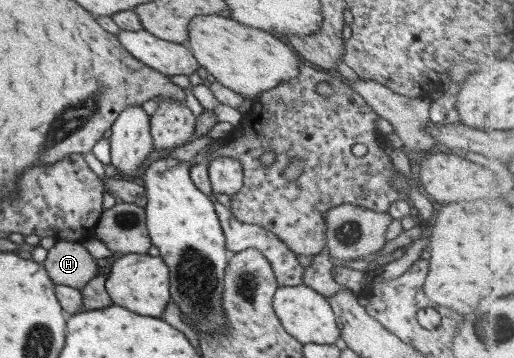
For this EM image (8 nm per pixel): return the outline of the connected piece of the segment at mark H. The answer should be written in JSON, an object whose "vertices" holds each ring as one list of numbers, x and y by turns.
{"vertices":[[56,241,41,264,55,285,80,289,96,276,96,262,79,242]]}

